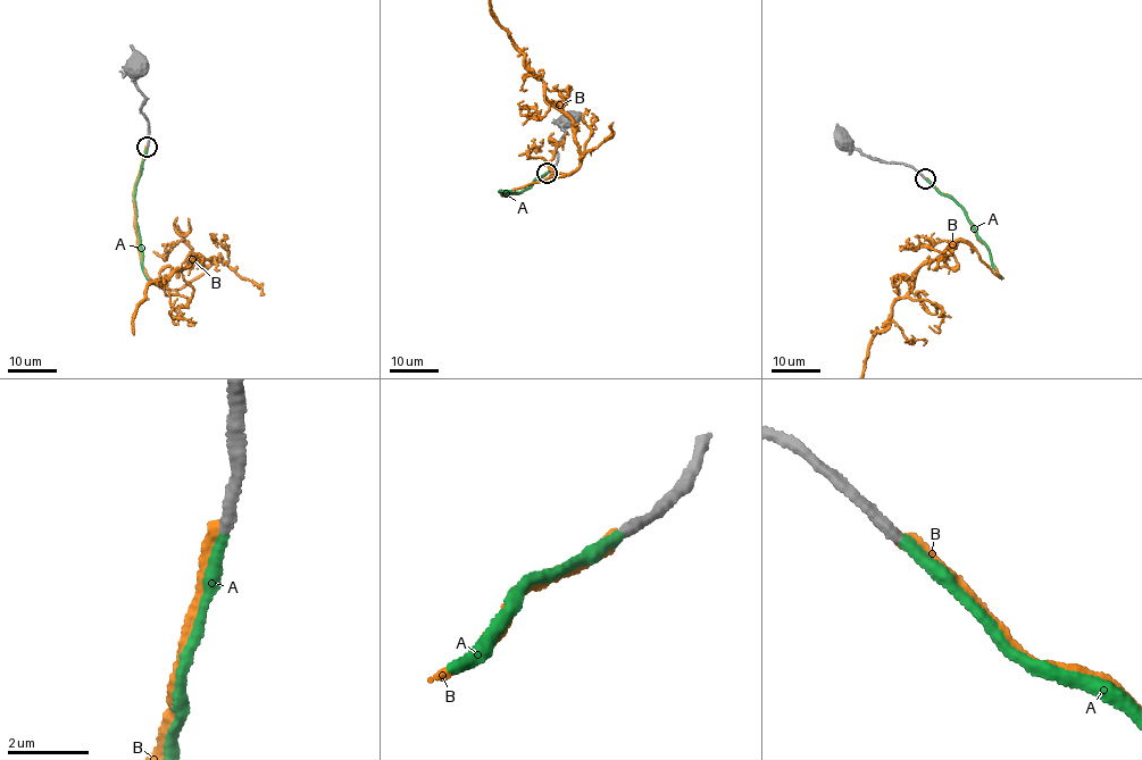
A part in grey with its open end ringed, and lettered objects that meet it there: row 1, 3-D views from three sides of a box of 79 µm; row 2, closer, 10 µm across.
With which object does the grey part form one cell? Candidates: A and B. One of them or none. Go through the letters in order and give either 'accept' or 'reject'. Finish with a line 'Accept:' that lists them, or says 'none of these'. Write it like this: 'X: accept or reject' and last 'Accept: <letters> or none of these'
A: accept
B: reject
Accept: A

